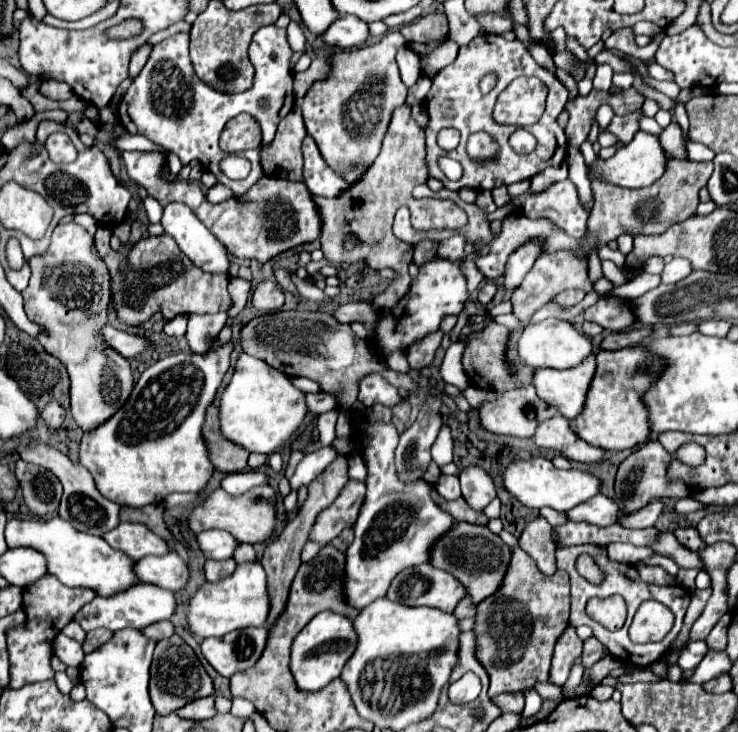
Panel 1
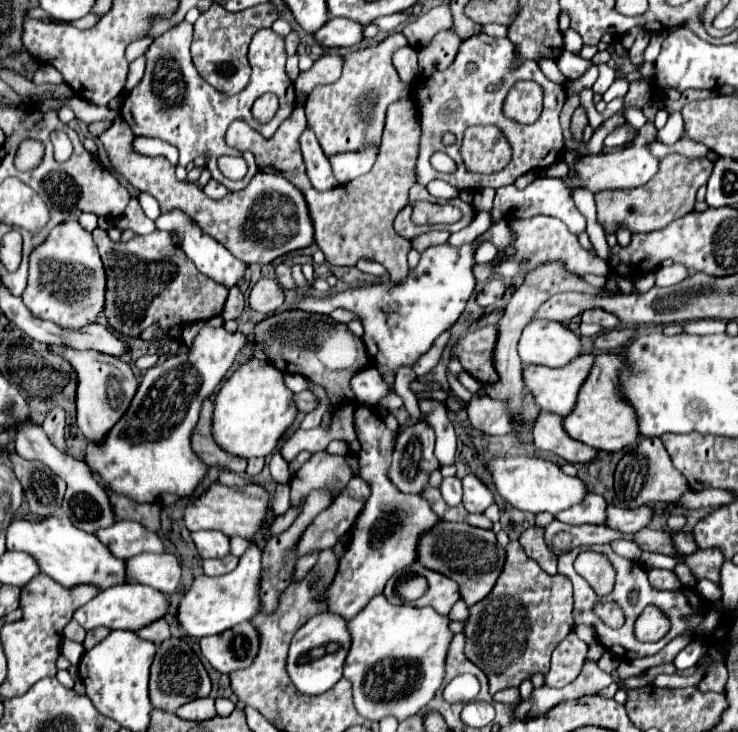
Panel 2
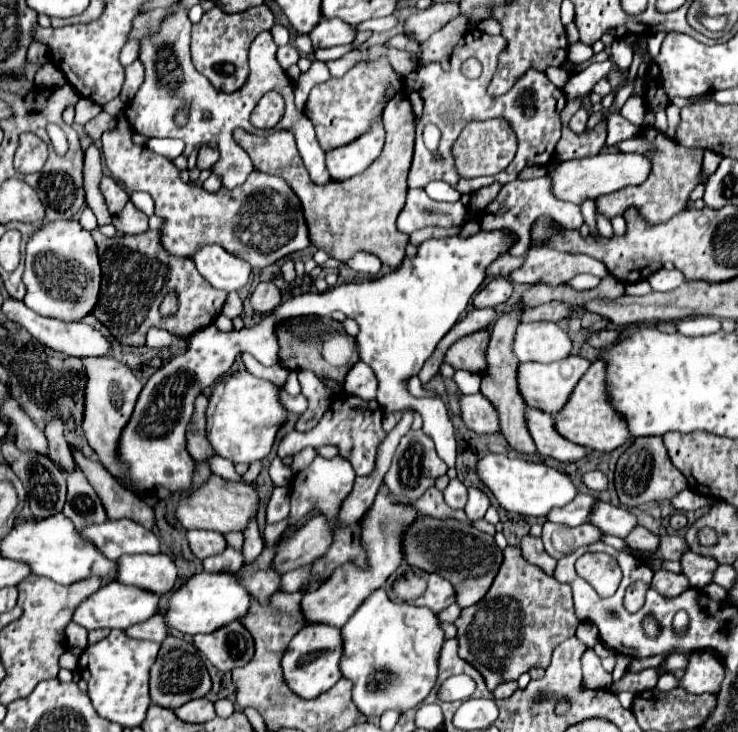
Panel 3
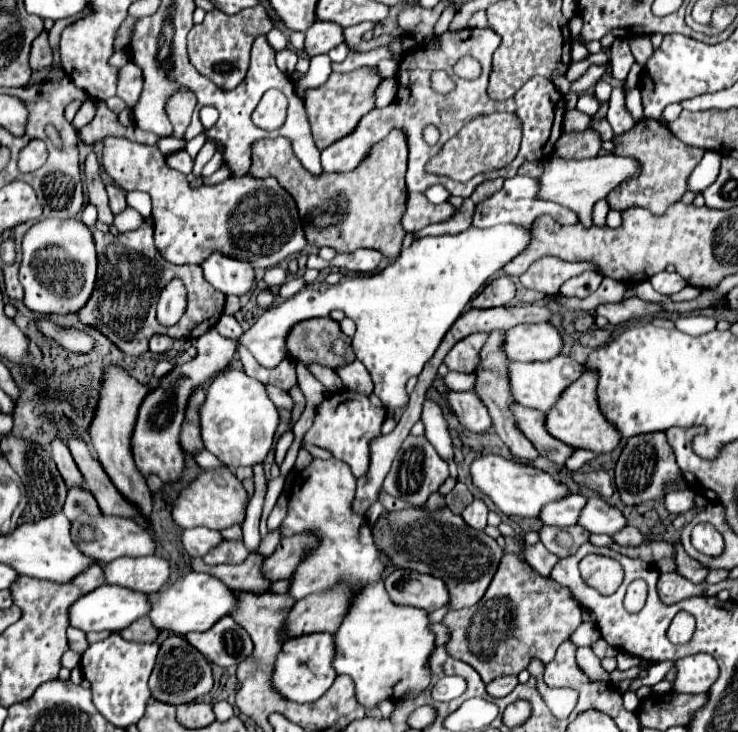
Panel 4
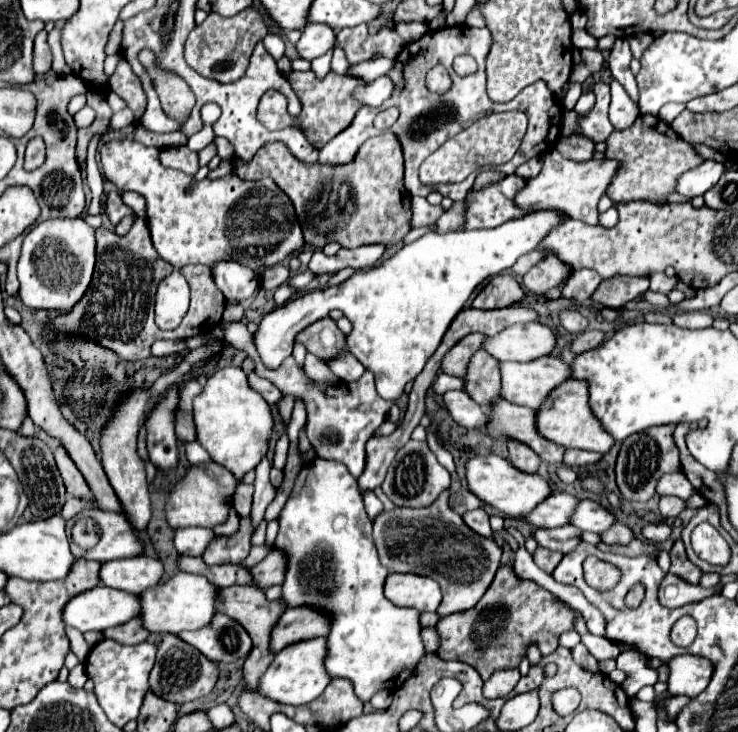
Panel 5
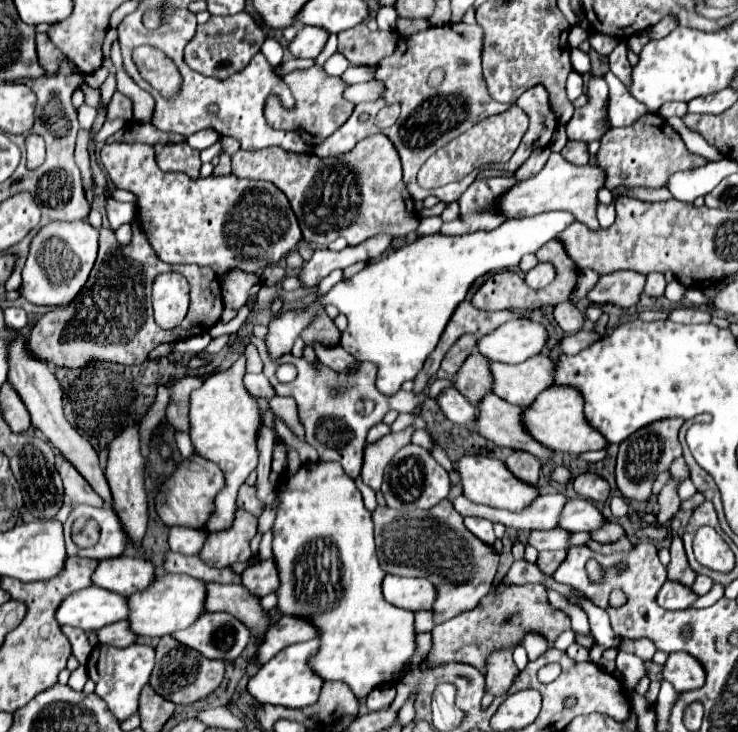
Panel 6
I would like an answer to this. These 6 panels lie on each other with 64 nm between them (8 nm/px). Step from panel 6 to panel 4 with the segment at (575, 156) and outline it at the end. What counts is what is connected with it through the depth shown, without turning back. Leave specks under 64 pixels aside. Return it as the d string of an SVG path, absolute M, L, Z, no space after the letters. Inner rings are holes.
M584 130L584 132L572 132L572 134L562 134L556 152L562 158L594 158L600 150L600 140L596 132Z

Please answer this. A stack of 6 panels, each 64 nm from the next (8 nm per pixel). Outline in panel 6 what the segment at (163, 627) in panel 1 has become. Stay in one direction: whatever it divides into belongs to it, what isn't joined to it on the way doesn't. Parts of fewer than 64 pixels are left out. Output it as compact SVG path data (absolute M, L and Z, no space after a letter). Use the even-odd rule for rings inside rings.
M126 620L108 624L106 628L96 630L96 638L98 638L98 644L110 644L116 648L126 648L136 642L136 636L130 632L130 628L126 628Z

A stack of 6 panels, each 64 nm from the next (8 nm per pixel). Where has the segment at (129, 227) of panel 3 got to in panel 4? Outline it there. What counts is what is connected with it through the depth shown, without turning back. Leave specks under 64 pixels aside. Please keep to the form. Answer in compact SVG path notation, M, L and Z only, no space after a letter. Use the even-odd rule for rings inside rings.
M126 208L122 214L114 218L116 232L130 232L132 228L138 228L138 224L142 224L142 216L132 208Z

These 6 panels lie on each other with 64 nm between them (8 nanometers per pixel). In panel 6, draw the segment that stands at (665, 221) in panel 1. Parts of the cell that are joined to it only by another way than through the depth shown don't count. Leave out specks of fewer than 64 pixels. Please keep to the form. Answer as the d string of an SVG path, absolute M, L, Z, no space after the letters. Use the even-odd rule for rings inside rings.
M654 114L642 116L628 128L610 128L600 140L600 150L596 154L596 166L604 170L604 186L612 192L618 186L652 186L664 188L668 176L678 170L698 168L708 164L706 158L692 154L680 134L662 118Z

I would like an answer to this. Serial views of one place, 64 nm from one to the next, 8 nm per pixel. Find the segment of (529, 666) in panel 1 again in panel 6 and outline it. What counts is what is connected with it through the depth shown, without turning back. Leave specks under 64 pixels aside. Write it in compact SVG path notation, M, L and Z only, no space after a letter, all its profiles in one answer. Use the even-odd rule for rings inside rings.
M498 584L494 586L482 600L480 604L470 610L462 612L456 618L434 626L432 630L432 650L428 652L426 660L422 662L422 668L436 668L440 664L450 664L450 662L464 662L464 664L474 664L486 672L486 652L492 652L494 648L510 648L518 646L522 636L526 632L542 632L550 646L554 640L570 628L570 616L554 606L548 604L546 590L540 584L526 584L526 586L504 586ZM506 616L510 616L510 622L504 622Z

